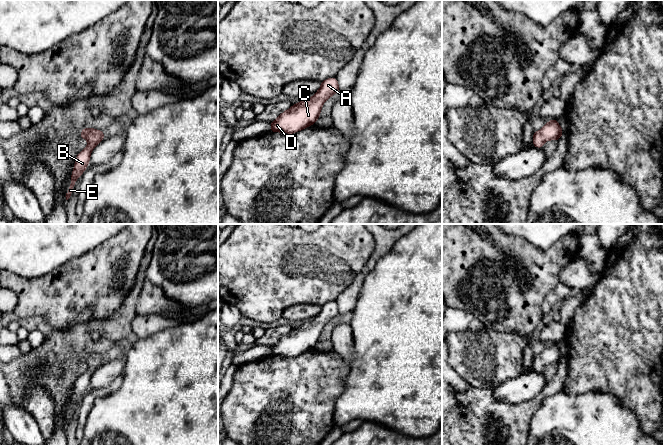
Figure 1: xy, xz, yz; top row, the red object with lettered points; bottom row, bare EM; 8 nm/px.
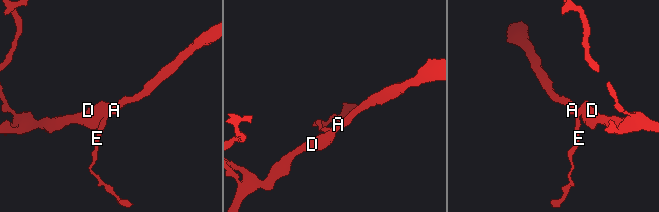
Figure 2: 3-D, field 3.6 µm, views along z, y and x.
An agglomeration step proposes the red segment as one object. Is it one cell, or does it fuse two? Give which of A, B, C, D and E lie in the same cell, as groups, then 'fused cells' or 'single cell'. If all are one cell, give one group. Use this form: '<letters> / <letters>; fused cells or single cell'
A B C D E; single cell

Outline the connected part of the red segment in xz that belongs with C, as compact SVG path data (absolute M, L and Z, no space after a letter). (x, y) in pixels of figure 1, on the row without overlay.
M336 301L322 305L320 313L313 318L312 322L306 322L300 327L292 329L291 332L282 336L276 344L271 345L269 356L293 358L314 349L320 341L323 327L339 315Z

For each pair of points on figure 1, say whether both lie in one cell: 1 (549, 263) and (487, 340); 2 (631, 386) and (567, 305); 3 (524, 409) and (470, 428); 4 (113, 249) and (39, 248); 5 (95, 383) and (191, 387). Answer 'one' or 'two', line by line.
1: two
2: two
3: one
4: two
5: two

